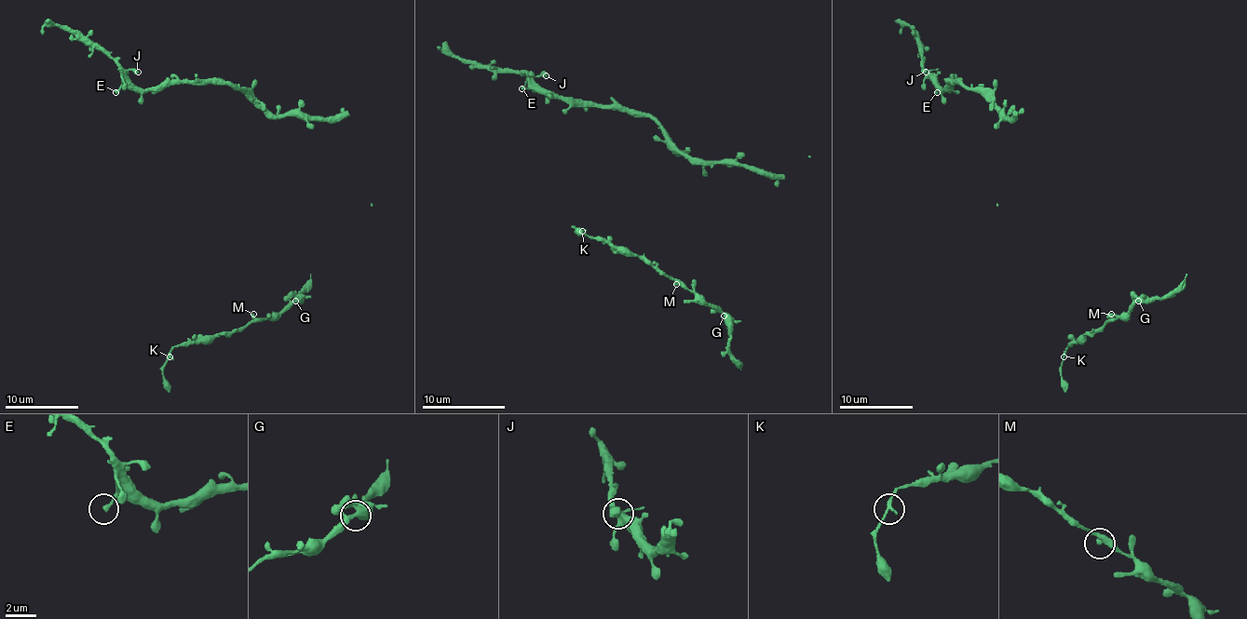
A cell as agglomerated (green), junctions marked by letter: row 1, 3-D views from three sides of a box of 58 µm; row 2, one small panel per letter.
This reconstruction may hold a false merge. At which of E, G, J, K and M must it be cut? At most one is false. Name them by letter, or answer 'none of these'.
none of these

